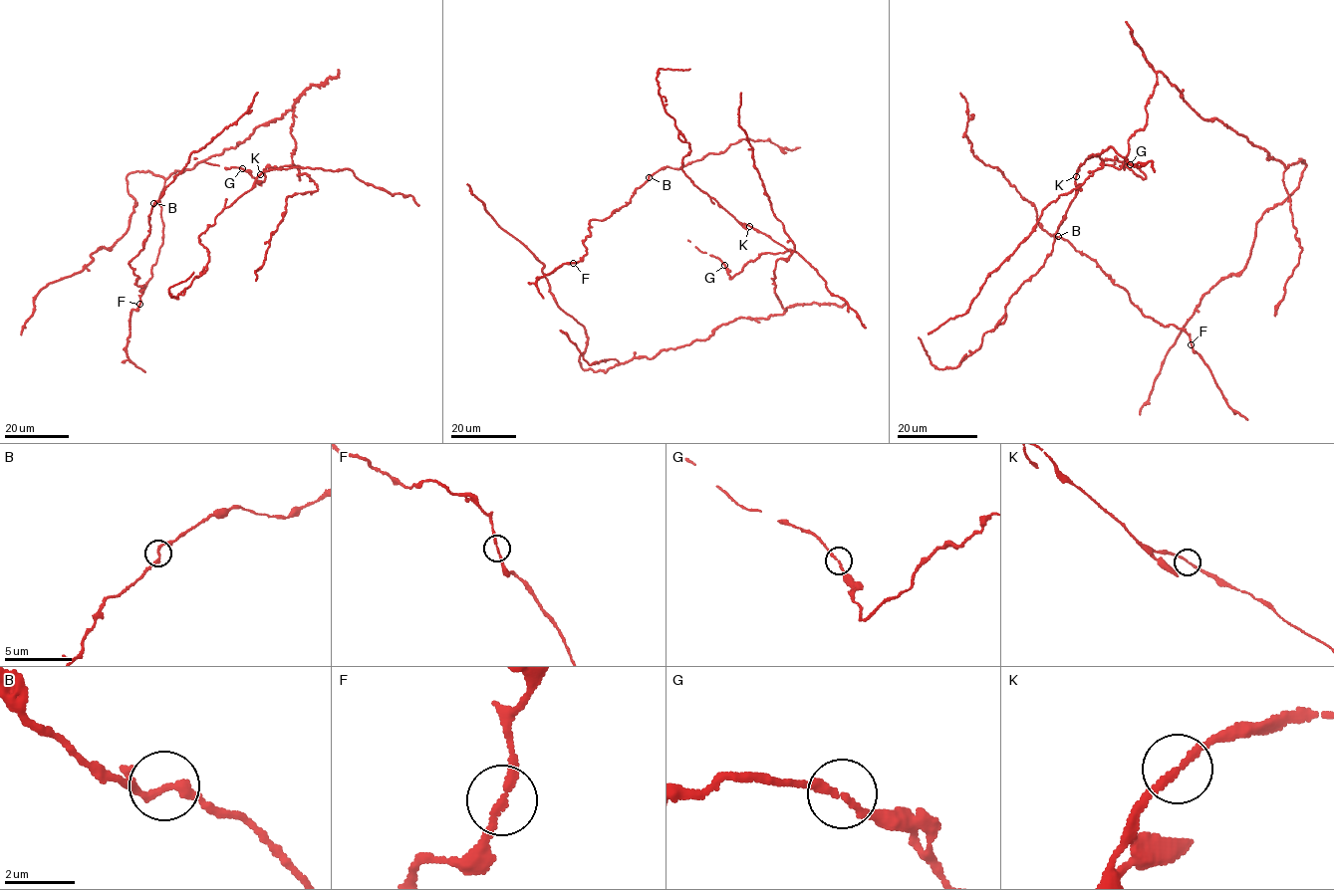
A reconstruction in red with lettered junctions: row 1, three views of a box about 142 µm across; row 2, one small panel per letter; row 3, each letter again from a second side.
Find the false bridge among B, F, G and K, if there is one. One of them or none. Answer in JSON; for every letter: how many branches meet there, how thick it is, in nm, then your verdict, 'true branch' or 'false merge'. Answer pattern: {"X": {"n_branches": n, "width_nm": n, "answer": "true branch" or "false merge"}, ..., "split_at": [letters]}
{"B": {"n_branches": 2, "width_nm": 200, "answer": "true branch"}, "F": {"n_branches": 2, "width_nm": 190, "answer": "true branch"}, "G": {"n_branches": 2, "width_nm": 180, "answer": "true branch"}, "K": {"n_branches": 2, "width_nm": 170, "answer": "true branch"}, "split_at": []}

